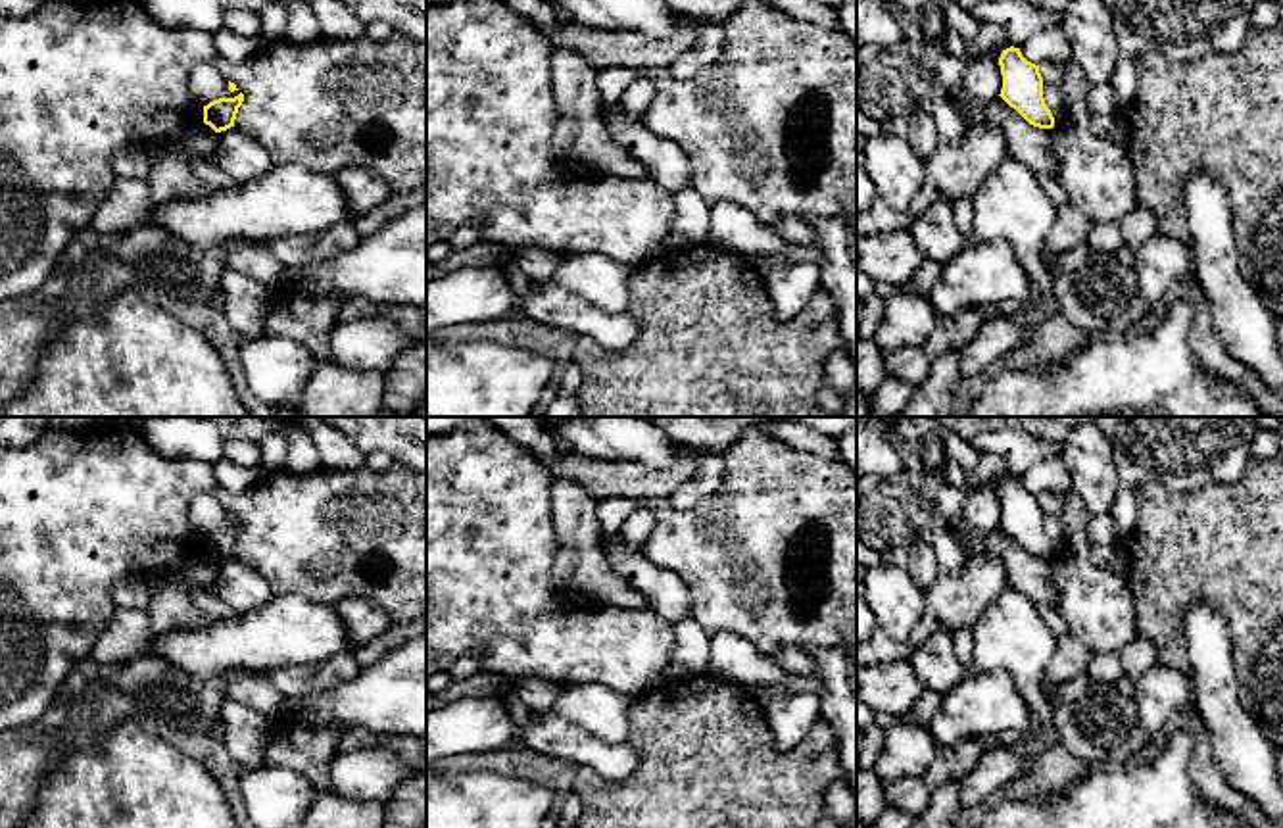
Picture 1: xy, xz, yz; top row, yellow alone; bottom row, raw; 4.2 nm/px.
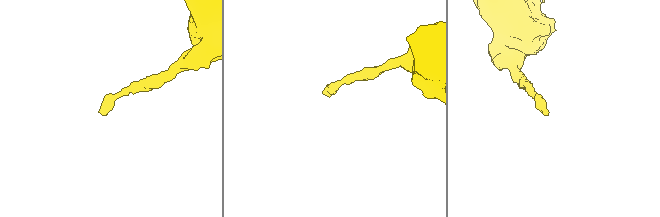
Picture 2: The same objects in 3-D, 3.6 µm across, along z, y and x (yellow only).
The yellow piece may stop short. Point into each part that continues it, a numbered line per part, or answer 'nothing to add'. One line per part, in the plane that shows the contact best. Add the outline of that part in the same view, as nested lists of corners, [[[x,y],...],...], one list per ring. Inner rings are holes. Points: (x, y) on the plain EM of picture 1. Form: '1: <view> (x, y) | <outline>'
nothing to add

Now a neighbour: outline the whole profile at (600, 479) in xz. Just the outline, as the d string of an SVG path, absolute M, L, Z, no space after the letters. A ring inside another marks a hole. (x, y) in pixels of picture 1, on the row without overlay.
M676 444L670 467L649 469L632 461L595 461L574 453L561 453L549 467L553 476L567 478L586 490L597 503L609 498L649 501L670 498L697 473L705 450Z

